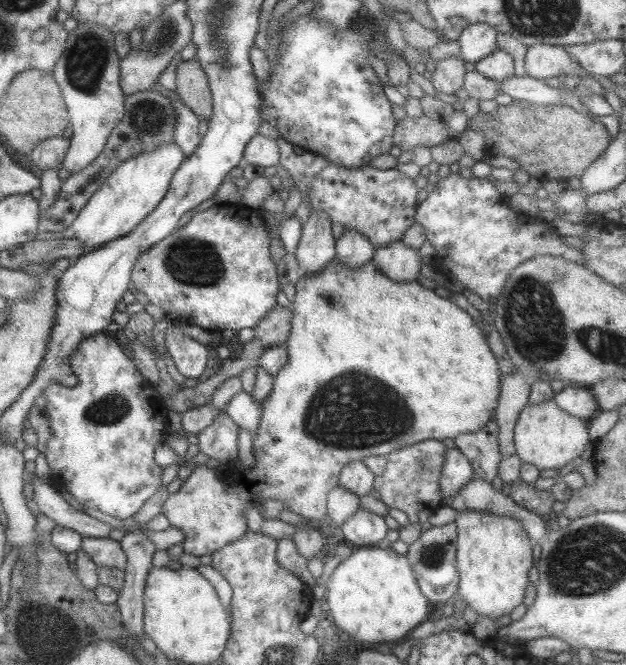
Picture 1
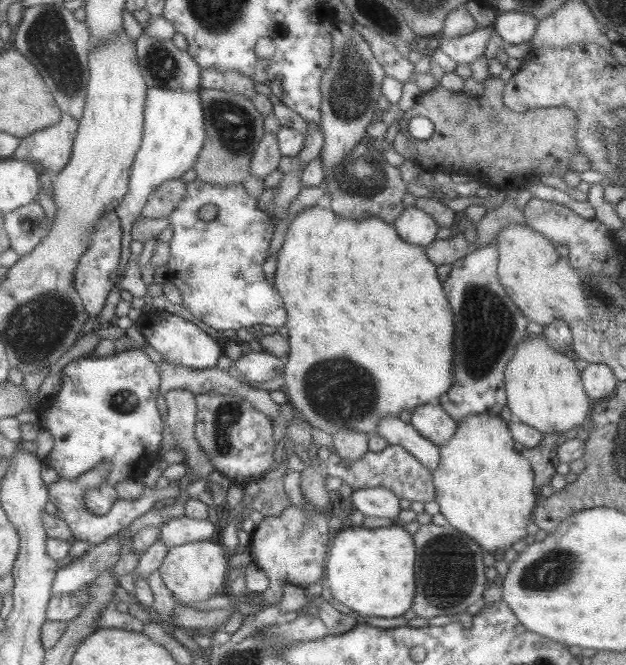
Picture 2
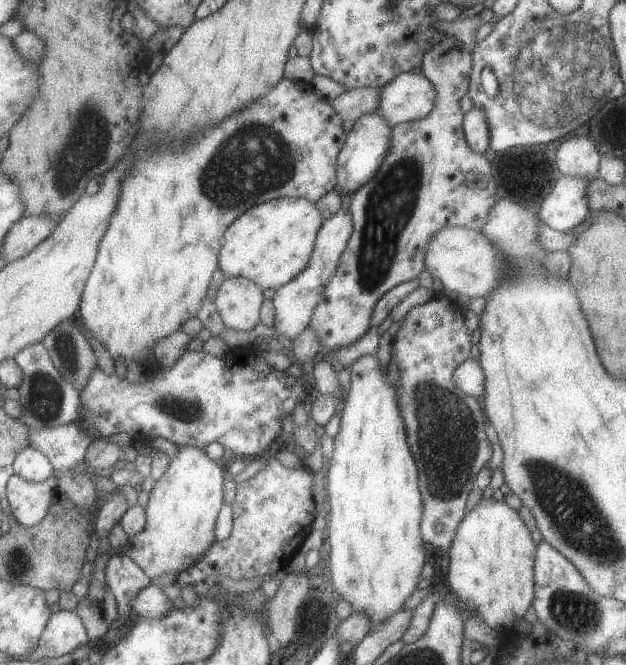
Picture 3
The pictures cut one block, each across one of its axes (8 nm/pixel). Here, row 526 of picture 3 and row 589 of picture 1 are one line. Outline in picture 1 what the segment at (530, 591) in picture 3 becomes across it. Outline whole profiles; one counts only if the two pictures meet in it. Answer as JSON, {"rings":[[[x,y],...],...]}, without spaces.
{"rings":[[[464,510],[454,520],[457,529],[456,569],[459,584],[454,600],[463,600],[479,616],[487,616],[499,627],[499,618],[509,615],[520,604],[527,586],[527,572],[533,564],[532,540],[522,524],[510,516],[497,516],[492,512]]]}

